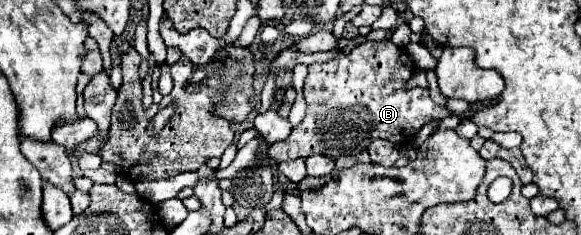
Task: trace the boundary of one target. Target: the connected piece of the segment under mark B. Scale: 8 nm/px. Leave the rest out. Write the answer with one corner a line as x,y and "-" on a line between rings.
390,39
386,41
368,41
358,47
354,47
350,53
338,53
338,57
326,61
326,63
312,63
308,67
308,77
304,81
304,99
308,103
306,117
302,119
300,125
294,127
292,135
286,141
274,143
268,149
270,159
276,163
288,161
288,159
306,159
310,155
328,155
328,157
340,157
340,155
358,155
368,149
368,145
374,139
386,139
392,143
410,143
416,133
430,121
434,119
446,119
454,115
448,107
440,107
430,99
428,89
422,87
412,87
408,89
406,83
414,75
414,61
406,53
406,49
396,47

